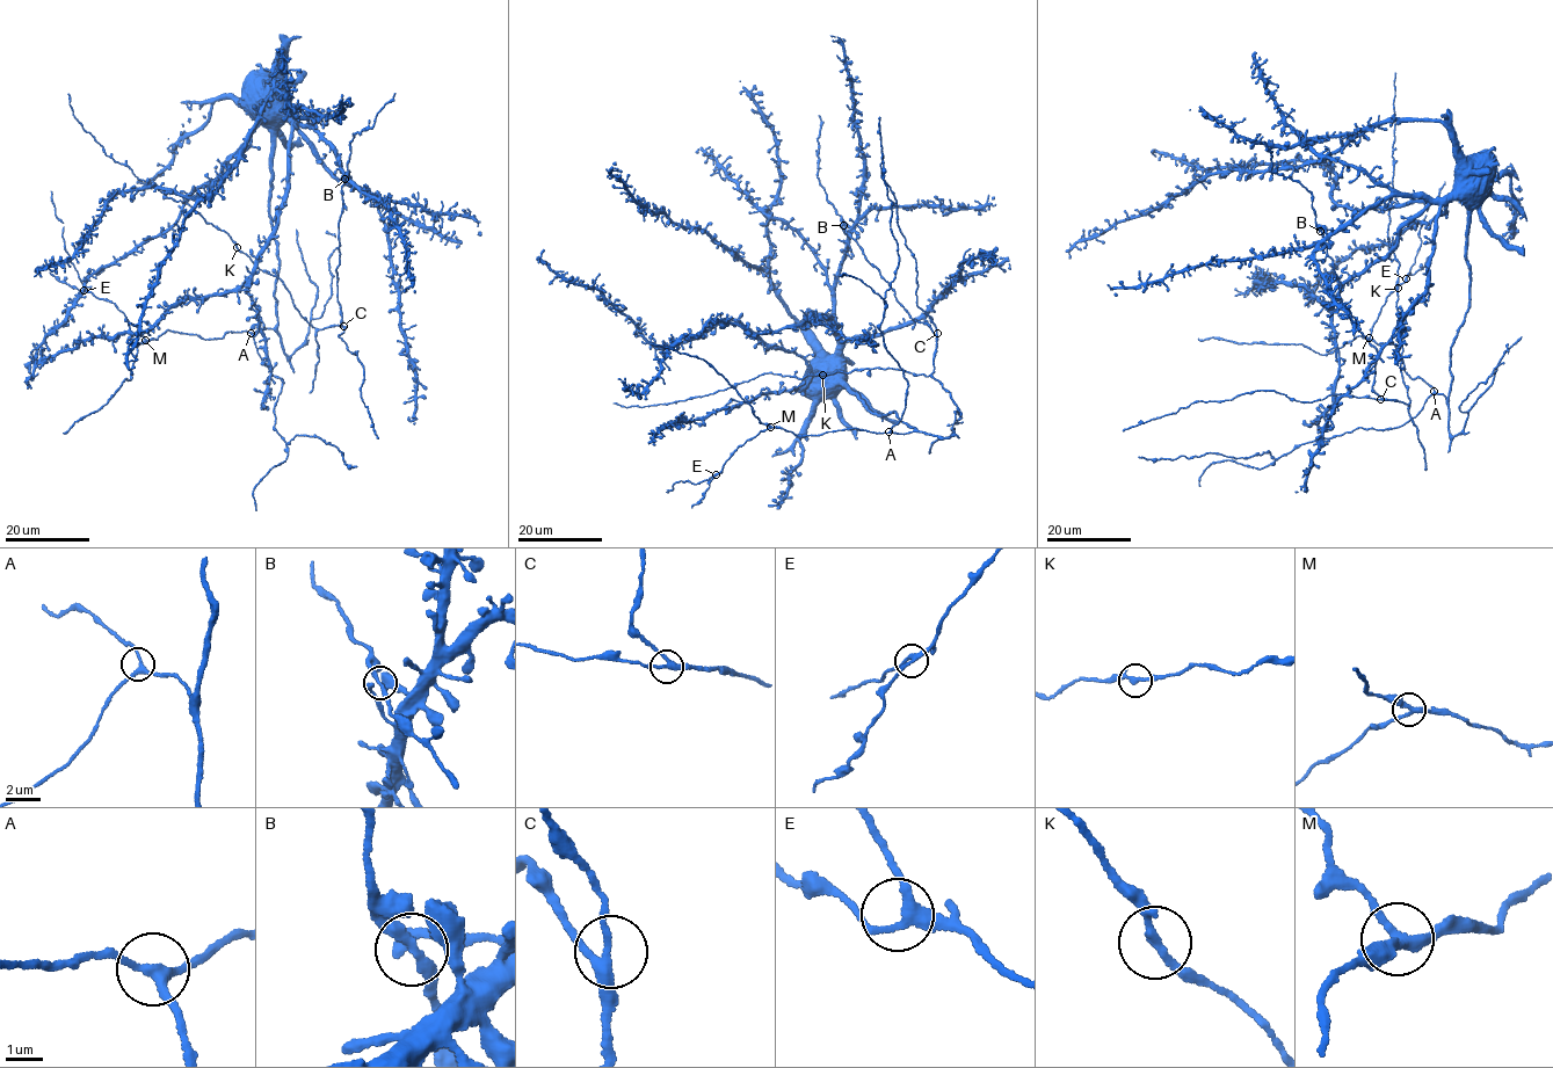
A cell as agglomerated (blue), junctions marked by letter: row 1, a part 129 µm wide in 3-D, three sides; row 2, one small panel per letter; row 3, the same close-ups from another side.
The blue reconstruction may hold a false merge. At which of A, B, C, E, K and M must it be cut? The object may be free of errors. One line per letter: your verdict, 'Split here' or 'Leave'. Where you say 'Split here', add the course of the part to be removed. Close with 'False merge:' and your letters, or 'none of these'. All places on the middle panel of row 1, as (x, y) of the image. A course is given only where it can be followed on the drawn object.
A: Leave
B: Leave
C: Leave
E: Leave
K: Leave
M: Leave
False merge: none of these

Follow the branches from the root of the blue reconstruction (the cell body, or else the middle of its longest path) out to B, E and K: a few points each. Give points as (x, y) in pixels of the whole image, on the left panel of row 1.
B: (270, 100), (295, 125), (313, 129), (329, 143), (345, 179)
E: (270, 100), (269, 216), (278, 262), (274, 327), (205, 340), (168, 329), (146, 340), (113, 303), (84, 290)
K: (270, 100), (329, 143), (343, 172), (341, 325), (314, 328), (284, 283), (237, 247)

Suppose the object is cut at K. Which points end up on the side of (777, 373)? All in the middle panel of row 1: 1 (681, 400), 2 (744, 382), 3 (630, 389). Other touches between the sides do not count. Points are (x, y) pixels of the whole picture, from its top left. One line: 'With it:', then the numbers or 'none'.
With it: 1, 2

